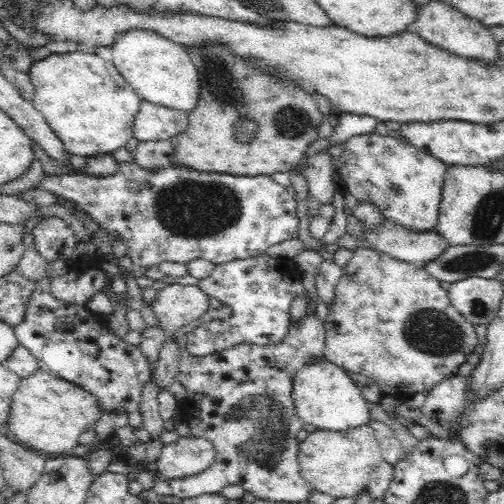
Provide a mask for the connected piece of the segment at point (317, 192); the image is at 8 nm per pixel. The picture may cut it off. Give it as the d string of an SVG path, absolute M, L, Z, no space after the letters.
M326 152L309 155L300 164L300 168L306 179L309 198L320 204L332 203L335 193L332 174L336 169L330 156Z

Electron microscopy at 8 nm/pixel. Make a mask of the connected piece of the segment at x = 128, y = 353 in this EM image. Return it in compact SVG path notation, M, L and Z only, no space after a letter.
M44 277L35 283L26 304L24 318L13 327L16 338L35 356L40 369L82 387L96 397L96 402L100 403L103 411L127 412L129 425L133 428L142 426L140 396L144 382L150 378L146 357L136 345L126 343L123 338L110 331L106 319L94 314L86 305L68 303L52 296L50 281Z

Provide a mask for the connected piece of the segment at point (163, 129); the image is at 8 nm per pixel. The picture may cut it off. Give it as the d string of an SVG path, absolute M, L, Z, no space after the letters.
M142 99L133 120L132 136L139 142L173 140L187 126L188 119L184 111L168 109Z

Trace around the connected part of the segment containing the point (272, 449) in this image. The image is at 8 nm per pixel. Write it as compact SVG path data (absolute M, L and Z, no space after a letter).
M223 302L217 308L209 306L202 316L190 324L185 324L175 332L174 337L181 350L175 380L184 386L188 398L198 398L198 404L194 406L194 410L206 410L206 412L196 414L200 418L198 422L216 426L216 428L190 428L190 435L210 441L216 455L213 464L202 473L168 480L167 484L172 489L171 496L184 499L195 498L203 494L218 494L228 484L239 484L244 490L252 492L259 500L272 500L278 503L308 501L308 496L312 490L307 486L306 480L299 470L299 446L301 442L297 438L305 422L296 412L292 398L293 380L295 374L304 365L312 362L312 360L322 358L325 349L325 328L322 319L317 316L316 310L312 309L312 312L309 313L307 309L306 314L300 316L300 320L291 320L288 332L280 342L267 347L249 347L242 344L201 357L192 356L188 352L187 336L197 326L210 322L214 318L226 319L232 316L232 309Z

